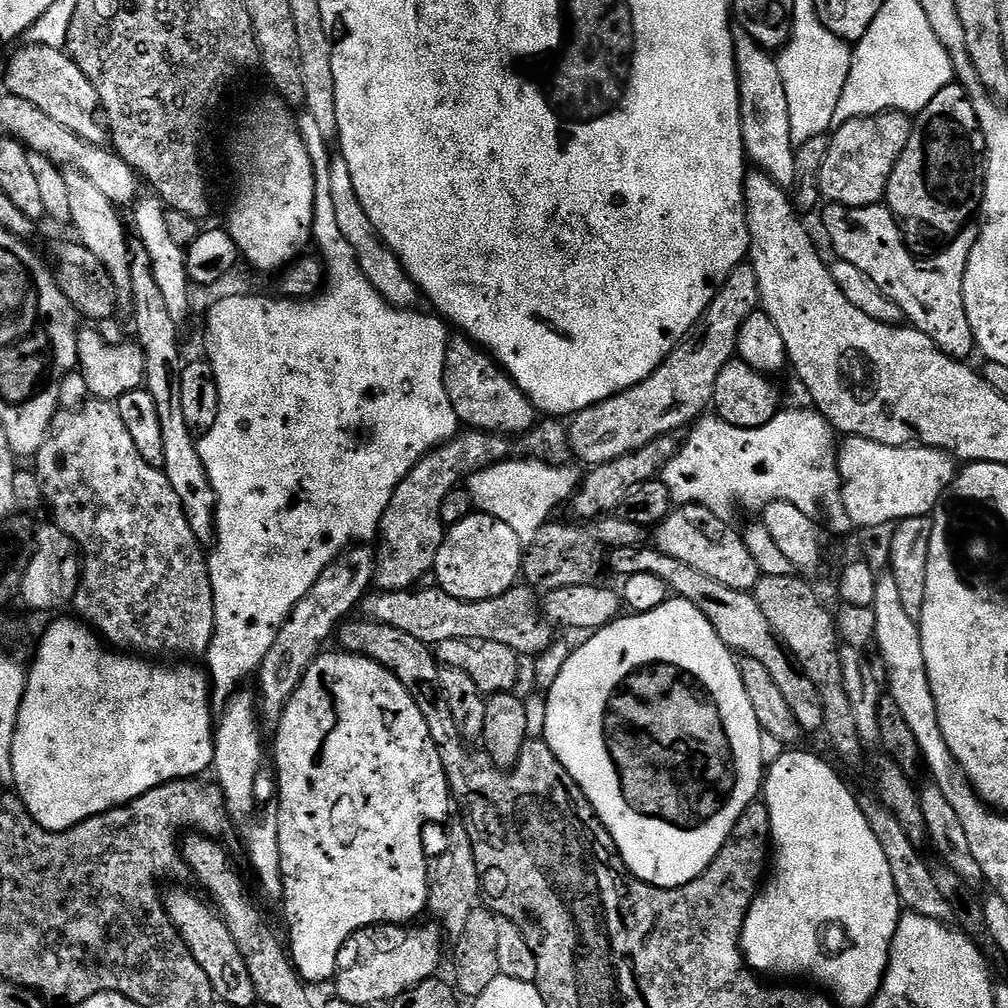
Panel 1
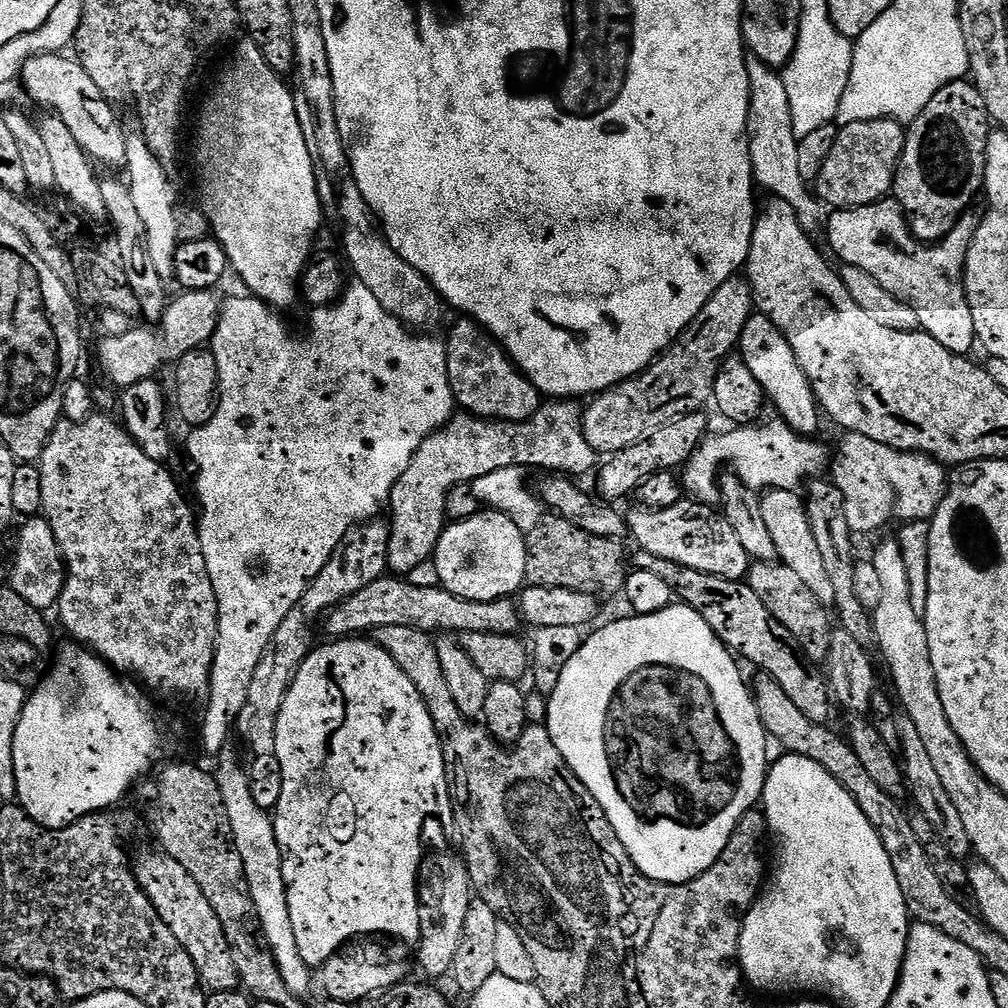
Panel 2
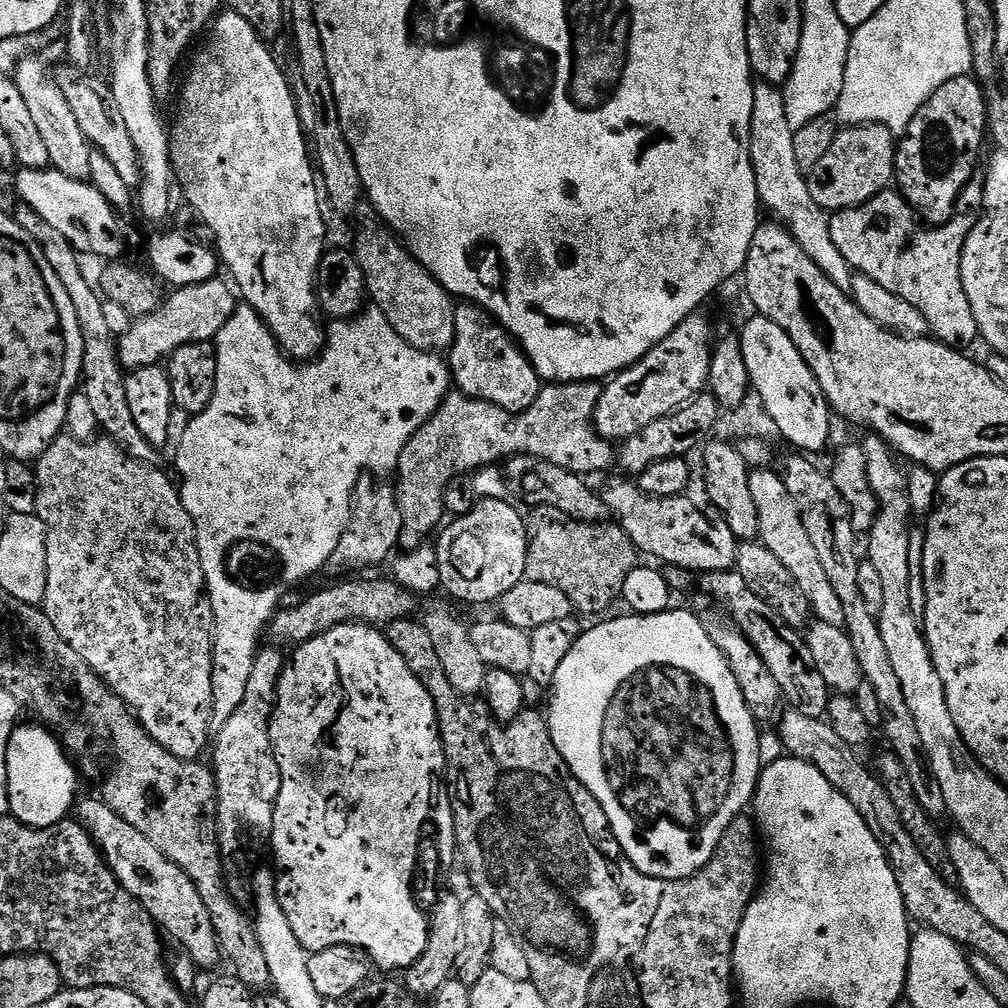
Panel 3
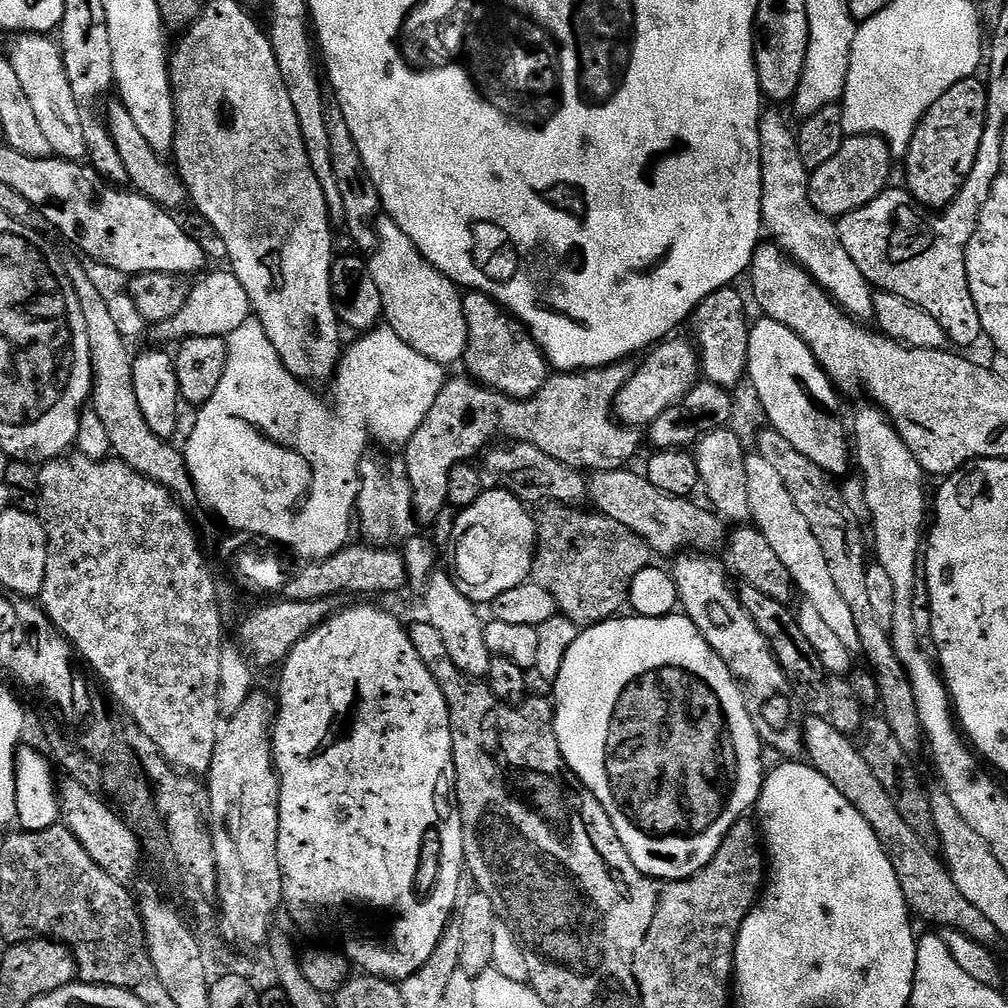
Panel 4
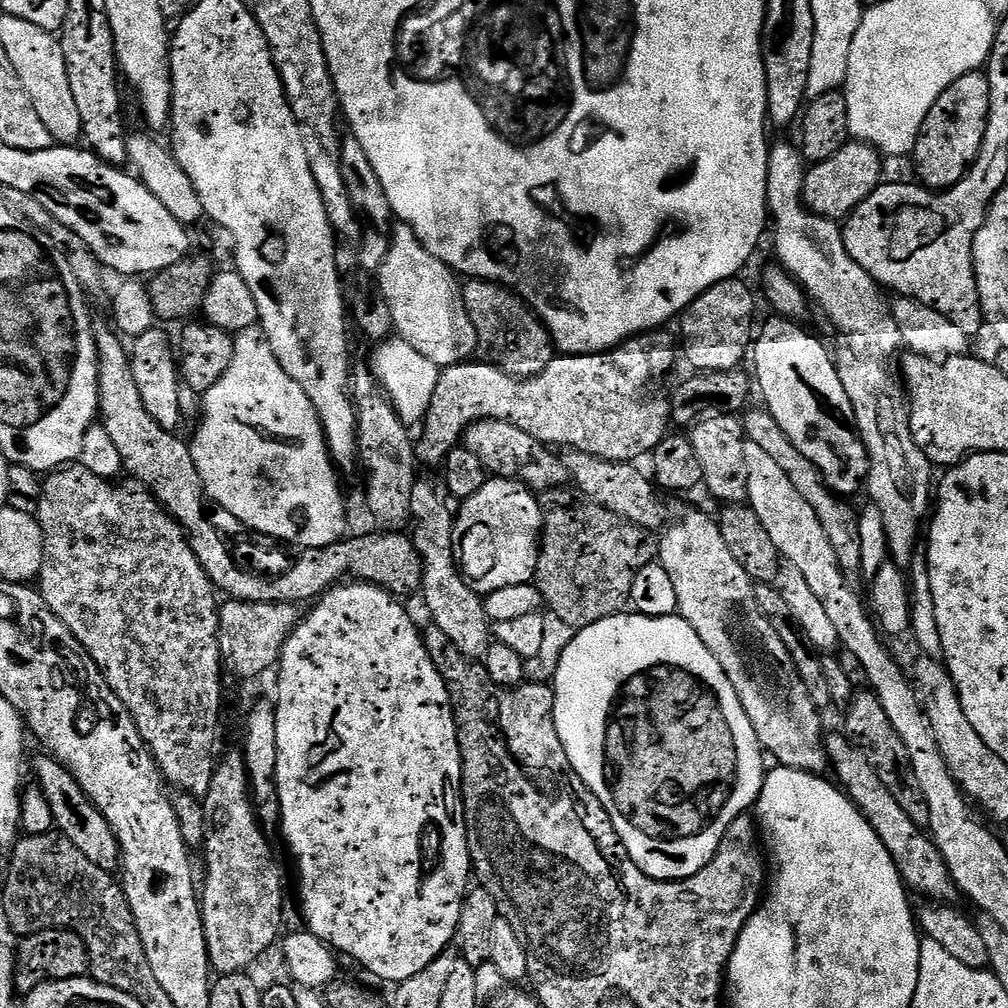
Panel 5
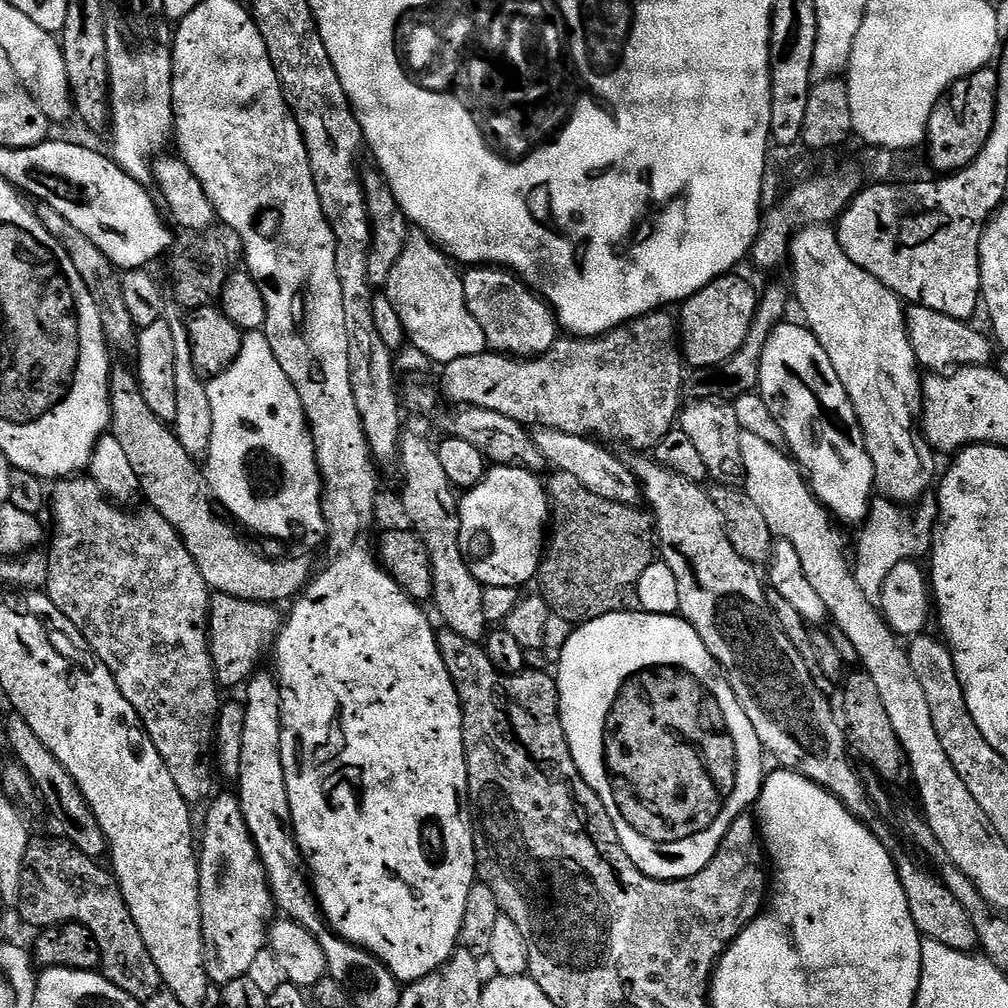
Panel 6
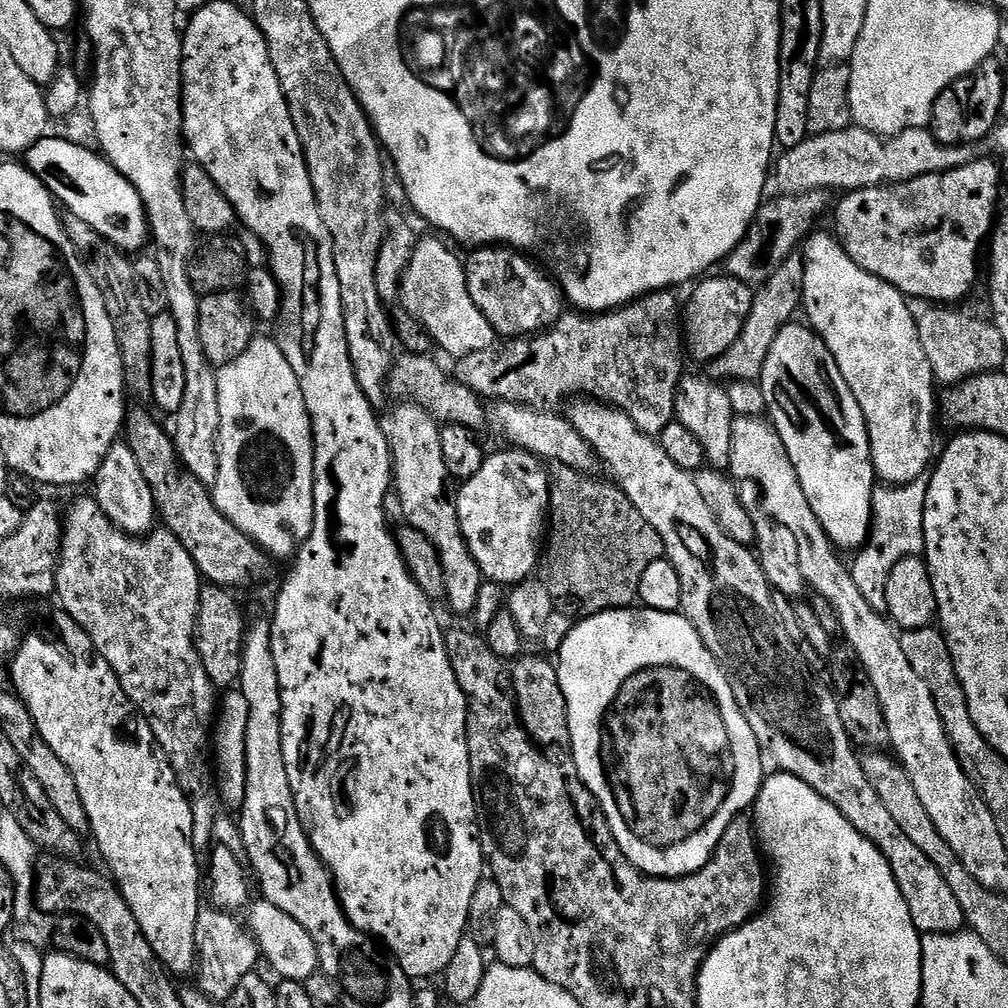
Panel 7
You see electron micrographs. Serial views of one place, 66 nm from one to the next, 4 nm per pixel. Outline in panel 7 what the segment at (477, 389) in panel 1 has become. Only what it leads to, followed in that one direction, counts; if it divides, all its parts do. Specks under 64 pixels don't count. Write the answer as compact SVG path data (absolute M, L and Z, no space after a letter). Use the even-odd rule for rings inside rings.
M485 246L471 255L464 264L466 286L497 337L528 338L547 332L565 315L566 301L559 285L539 263L531 264L527 255L507 246Z

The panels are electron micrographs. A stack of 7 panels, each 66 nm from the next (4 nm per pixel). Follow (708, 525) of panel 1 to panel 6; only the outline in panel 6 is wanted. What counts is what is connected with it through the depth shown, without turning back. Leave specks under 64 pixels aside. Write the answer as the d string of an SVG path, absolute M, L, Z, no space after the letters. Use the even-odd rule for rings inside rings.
M542 428L535 433L534 439L538 450L542 454L545 465L551 466L555 471L565 472L573 478L578 478L590 494L598 494L598 498L606 498L610 502L627 504L637 503L642 496L642 489L637 481L635 473L627 468L612 452L607 452L603 443L586 436L566 434L562 430ZM604 447L604 448L603 448ZM553 464L553 465L552 465Z

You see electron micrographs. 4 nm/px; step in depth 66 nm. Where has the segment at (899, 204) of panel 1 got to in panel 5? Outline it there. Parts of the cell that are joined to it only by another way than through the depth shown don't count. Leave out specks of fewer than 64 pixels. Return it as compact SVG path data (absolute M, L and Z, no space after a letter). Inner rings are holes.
M977 70L958 78L930 106L930 114L926 114L926 122L922 122L922 130L916 139L916 151L914 161L916 160L916 172L919 183L928 190L947 190L953 188L958 181L972 167L974 161L980 159L980 147L982 138L988 135L988 115L990 114L990 82L983 71Z

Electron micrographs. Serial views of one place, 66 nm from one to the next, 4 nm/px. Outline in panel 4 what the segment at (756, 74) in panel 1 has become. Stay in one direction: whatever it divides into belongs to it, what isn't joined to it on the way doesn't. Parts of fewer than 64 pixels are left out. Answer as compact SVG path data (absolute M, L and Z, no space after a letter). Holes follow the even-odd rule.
M765 111L760 117L760 157L762 158L762 214L767 235L769 232L772 235L769 237L779 244L792 259L797 260L849 316L871 317L874 289L862 274L862 270L854 266L854 258L846 254L846 246L842 246L840 229L834 223L833 217L824 215L819 208L812 205L812 199L808 196L810 169L802 162L796 132L776 112Z

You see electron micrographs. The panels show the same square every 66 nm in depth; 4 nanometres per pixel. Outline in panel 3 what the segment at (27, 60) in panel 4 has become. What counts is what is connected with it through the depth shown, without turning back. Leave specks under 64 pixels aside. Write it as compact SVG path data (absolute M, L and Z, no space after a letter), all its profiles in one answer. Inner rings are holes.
M32 55L21 61L15 70L14 79L18 90L22 90L22 98L26 98L26 106L42 133L46 138L46 147L50 149L51 167L62 174L72 176L75 180L87 181L90 177L90 154L94 150L88 143L86 134L82 132L82 126L78 126L78 118L70 110L70 102L66 100L66 94L59 83L48 73L46 65L40 61L39 55Z

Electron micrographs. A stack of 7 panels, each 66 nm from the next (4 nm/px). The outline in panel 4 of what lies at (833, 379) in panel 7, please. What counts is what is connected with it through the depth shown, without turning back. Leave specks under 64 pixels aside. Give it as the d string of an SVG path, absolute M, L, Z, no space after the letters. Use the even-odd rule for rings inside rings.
M760 318L757 324L755 321L749 334L746 376L758 389L767 423L782 434L794 450L802 450L810 462L822 466L822 470L833 478L849 475L848 463L853 463L854 448L840 413L841 393L814 358L810 346L806 346L794 330L767 318Z

